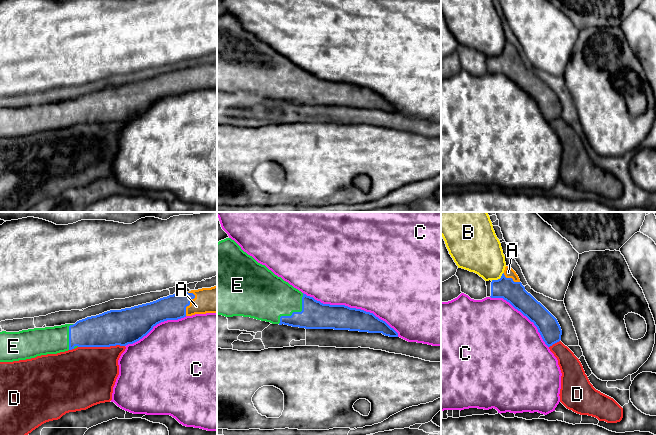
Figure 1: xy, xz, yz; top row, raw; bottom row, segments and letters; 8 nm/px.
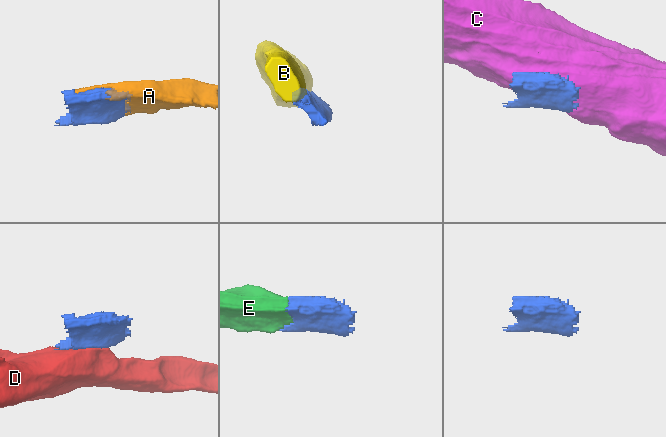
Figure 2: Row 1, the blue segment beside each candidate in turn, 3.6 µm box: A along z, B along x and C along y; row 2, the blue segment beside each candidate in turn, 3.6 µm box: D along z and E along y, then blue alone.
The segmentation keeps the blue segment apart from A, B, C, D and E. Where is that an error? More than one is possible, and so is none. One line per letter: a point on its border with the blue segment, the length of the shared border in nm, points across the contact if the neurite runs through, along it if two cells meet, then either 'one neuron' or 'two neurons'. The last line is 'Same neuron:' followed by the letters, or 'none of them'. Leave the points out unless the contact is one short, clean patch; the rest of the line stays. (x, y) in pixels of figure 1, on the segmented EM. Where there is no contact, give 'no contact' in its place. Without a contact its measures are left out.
A: contact xy (189, 304); length 200 nm; one neuron
B: contact yz (498, 279); length 120 nm; two neurons
C: contact xz (352, 308); length 850 nm; two neurons
D: contact xy (101, 346); length 380 nm; two neurons
E: contact xz (296, 312); length 320 nm; one neuron
Same neuron: A, E

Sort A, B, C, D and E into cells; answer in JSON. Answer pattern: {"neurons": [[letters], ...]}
{"neurons": [["A", "E"], ["B"], ["C"], ["D"]]}

